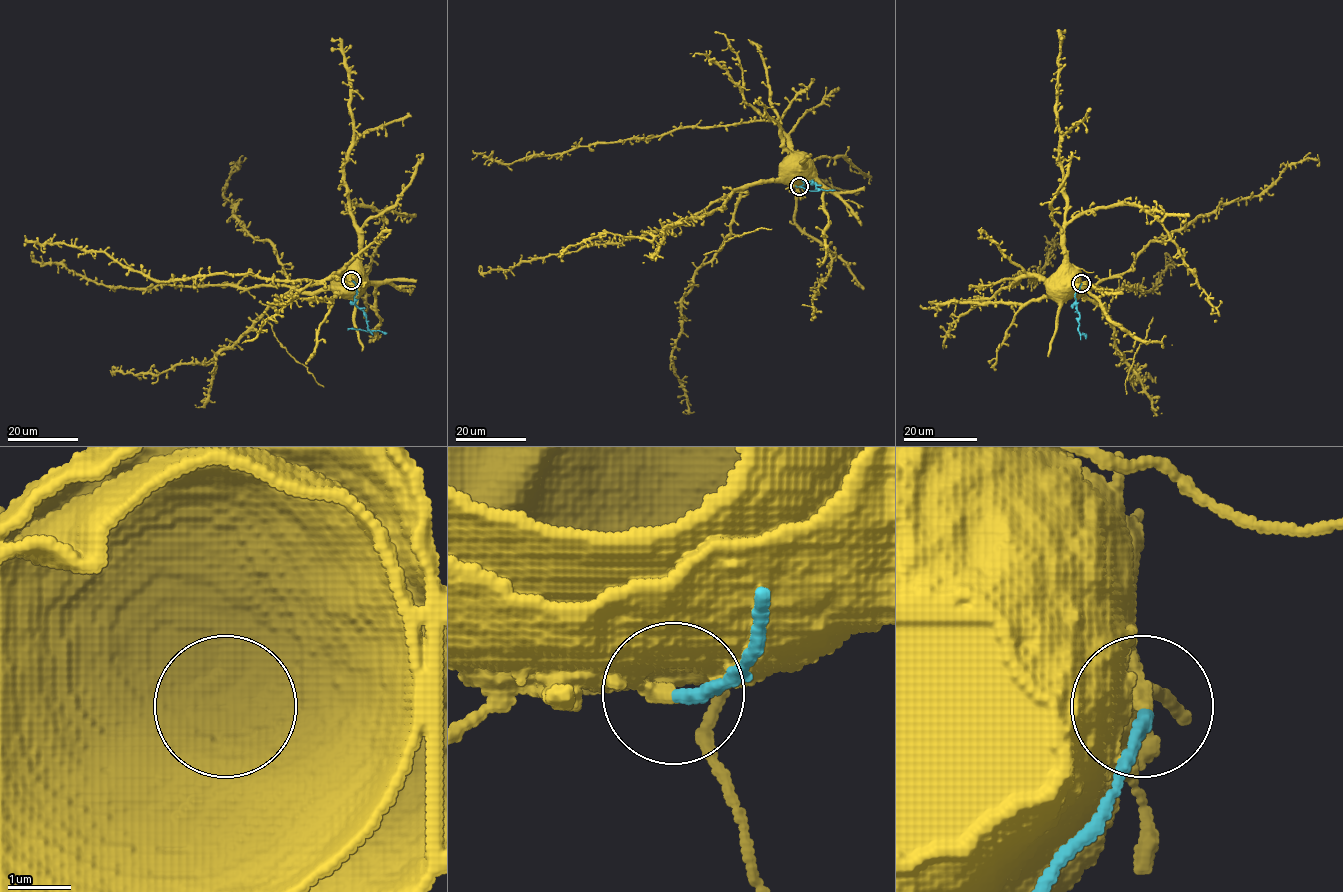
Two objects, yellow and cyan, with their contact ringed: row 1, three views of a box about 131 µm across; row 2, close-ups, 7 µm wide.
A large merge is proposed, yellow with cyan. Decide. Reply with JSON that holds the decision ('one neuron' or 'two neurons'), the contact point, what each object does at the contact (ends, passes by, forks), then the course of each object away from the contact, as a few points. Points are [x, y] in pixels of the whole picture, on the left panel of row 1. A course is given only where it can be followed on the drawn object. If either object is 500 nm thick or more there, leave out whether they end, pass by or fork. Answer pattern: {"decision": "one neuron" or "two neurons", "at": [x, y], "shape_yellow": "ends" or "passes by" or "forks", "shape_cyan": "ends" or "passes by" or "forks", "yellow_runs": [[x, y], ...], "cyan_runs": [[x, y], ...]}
{"decision": "two neurons", "at": [351, 280], "shape_yellow": "ends", "shape_cyan": "ends", "yellow_runs": [[351, 280], [342, 271], [321, 280], [215, 274], [153, 281], [102, 252], [39, 244], [25, 235]], "cyan_runs": [[351, 281], [357, 289], [355, 304], [364, 312], [371, 332], [348, 330]]}

